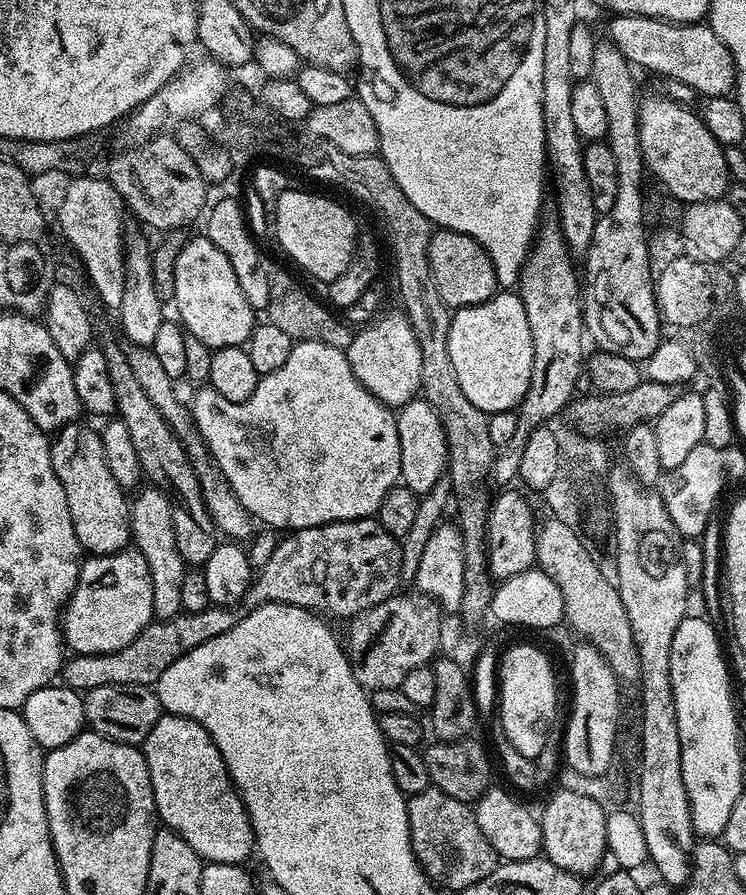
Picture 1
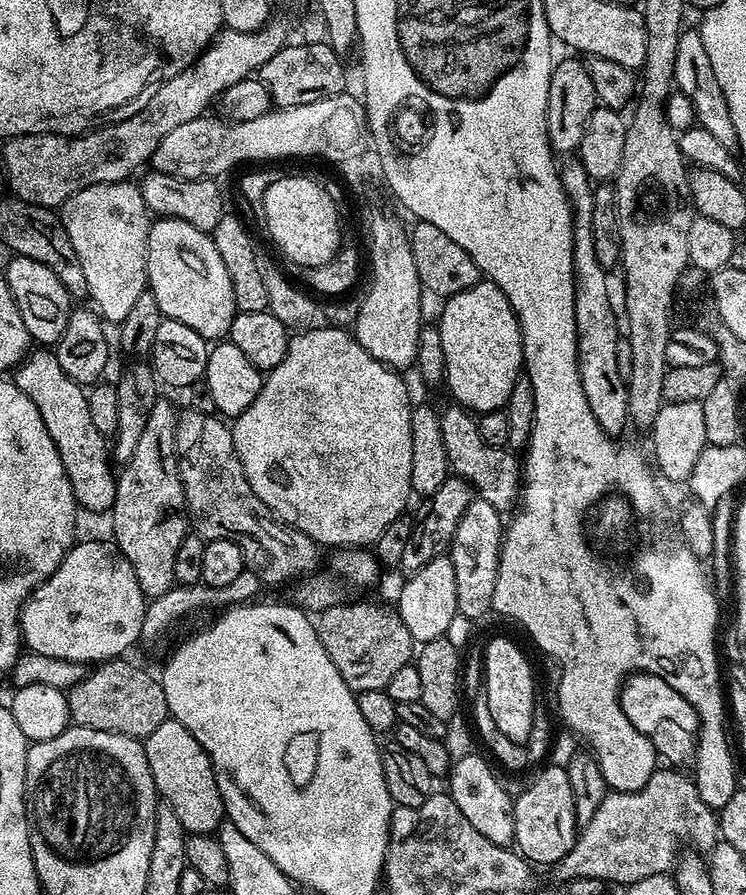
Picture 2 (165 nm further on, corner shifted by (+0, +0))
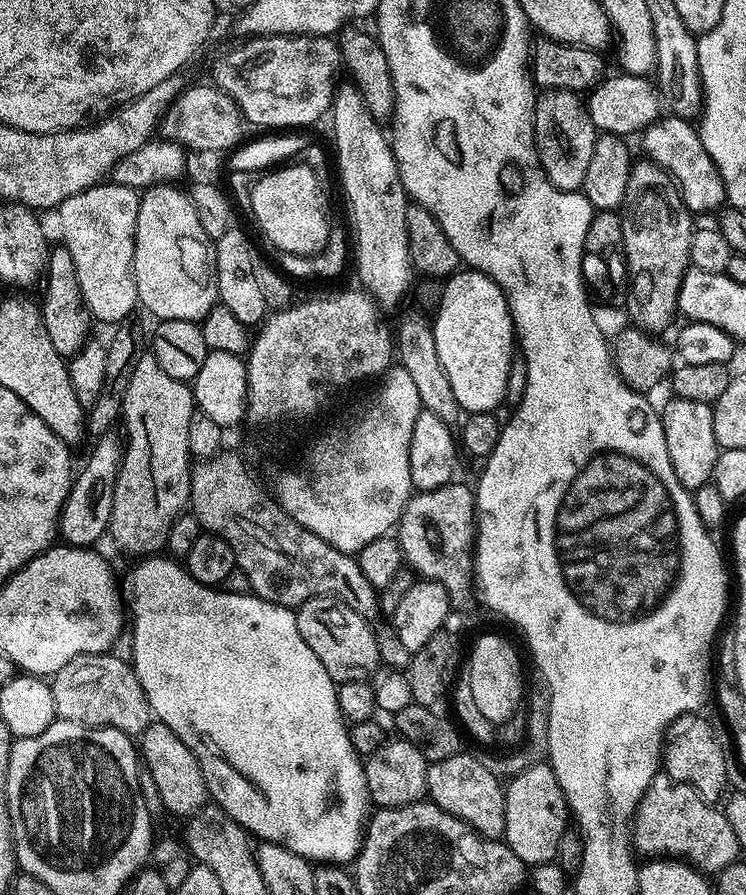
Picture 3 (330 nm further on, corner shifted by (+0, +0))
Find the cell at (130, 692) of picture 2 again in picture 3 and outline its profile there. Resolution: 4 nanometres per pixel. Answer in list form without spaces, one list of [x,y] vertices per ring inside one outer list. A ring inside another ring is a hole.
[[[111,654],[78,656],[62,666],[50,680],[54,710],[61,720],[78,722],[87,728],[113,728],[139,738],[153,723],[152,708],[136,678],[131,663]]]

